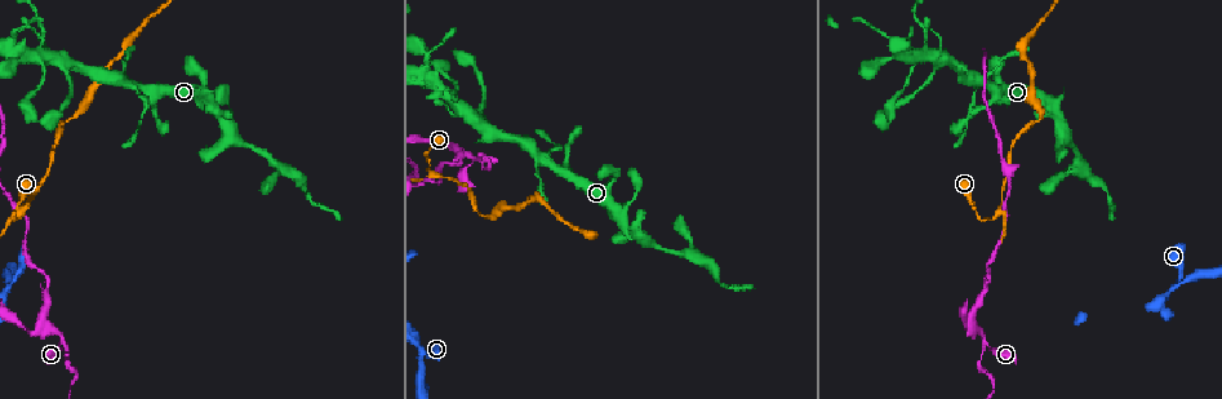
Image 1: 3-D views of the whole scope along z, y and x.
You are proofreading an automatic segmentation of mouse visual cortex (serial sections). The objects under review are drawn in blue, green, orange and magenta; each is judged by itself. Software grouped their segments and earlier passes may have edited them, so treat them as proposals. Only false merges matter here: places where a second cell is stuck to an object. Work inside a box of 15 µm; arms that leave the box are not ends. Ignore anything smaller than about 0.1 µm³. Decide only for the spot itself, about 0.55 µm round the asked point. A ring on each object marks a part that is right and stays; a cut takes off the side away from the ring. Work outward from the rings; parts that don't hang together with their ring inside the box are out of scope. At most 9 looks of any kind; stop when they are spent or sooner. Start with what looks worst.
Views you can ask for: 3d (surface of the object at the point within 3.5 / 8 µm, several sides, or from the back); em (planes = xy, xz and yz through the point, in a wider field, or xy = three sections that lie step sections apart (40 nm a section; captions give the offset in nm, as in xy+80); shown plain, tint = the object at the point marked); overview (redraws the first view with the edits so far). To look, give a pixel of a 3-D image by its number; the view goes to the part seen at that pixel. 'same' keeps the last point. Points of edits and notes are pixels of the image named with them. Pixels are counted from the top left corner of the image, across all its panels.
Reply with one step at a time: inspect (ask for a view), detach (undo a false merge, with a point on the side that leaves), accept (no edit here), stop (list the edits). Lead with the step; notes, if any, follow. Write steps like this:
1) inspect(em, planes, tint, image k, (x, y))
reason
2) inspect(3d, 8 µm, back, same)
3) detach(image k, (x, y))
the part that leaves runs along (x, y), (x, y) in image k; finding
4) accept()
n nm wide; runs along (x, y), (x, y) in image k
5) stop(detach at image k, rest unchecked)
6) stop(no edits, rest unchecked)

inspect(3d, 3.5 µm, image 1, (12, 219))
sharp bend

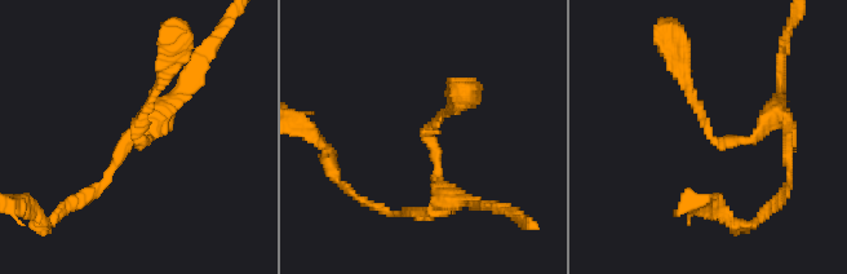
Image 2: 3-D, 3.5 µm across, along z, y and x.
inspect(em, xy, step 1, tint, image 2, (427, 136))

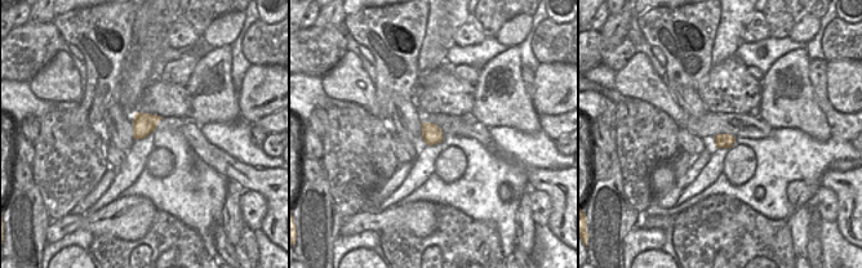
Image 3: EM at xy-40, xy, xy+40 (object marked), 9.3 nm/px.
accept()
runs along (678, 65), (714, 141), (752, 141), (775, 109) in image 2; continuous, no second cell

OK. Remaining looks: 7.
inspect(3d, 8 µm, image 1, (1179, 284))
three arms meet

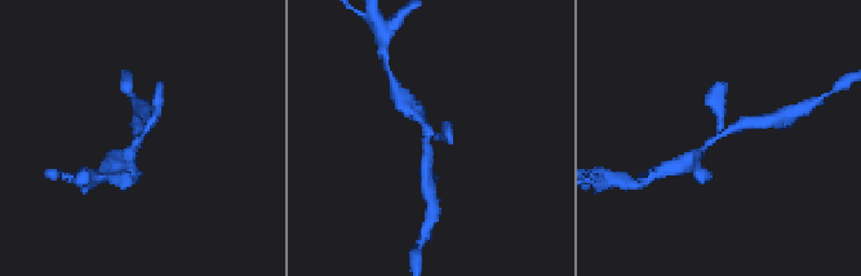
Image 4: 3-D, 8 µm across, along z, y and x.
inspect(3d, 3.5 µm, image 4, (431, 134))

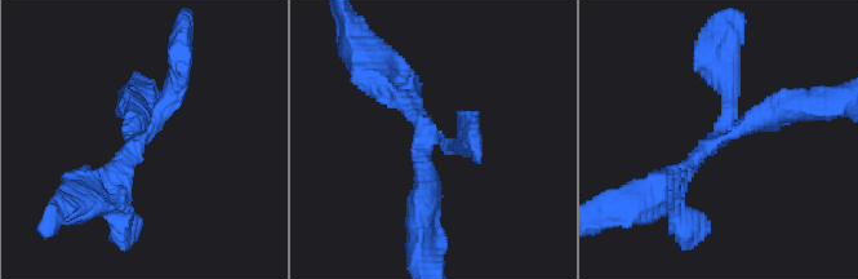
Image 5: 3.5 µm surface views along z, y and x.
inspect(em, xy, step 3, tint, image 5, (144, 140))
3 arms; arms of 200, 300, 300 nm

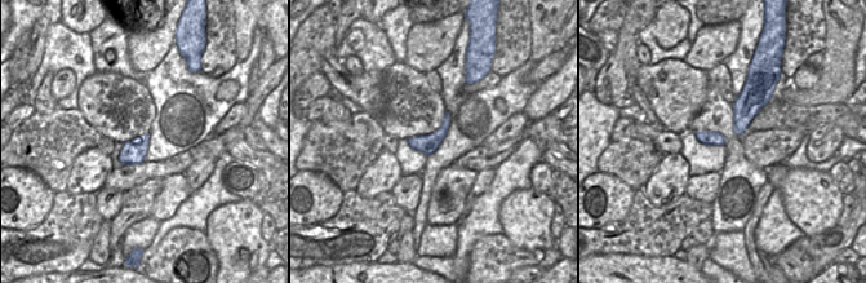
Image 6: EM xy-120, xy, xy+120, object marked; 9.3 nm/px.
accept()
runs along (468, 136), (421, 153), (421, 209) in image 5; continuous, no second cell

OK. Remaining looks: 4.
inspect(3d, 8 µm, image 1, (66, 355))
thin neck

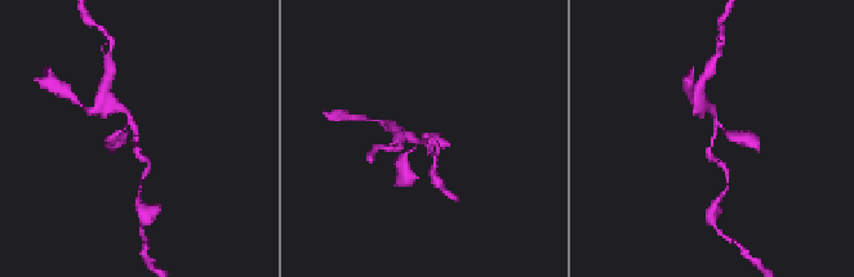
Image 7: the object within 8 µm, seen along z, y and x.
inspect(3d, 3.5 µm, image 7, (138, 137))

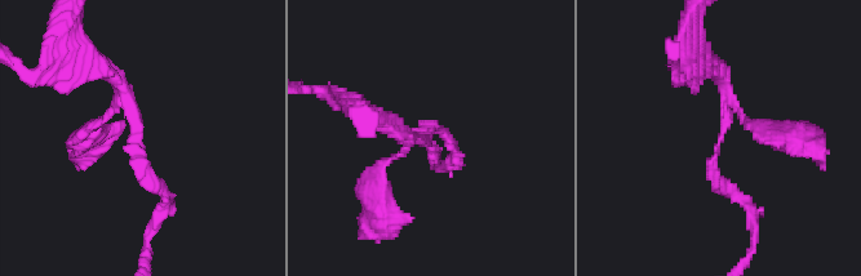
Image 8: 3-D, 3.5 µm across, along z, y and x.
accept()
runs along (100, 124), (120, 96), (132, 107), (163, 203) in image 8; all the same cell

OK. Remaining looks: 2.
inspect(3d, 3.5 µm, image 1, (1062, 128))
arms part here

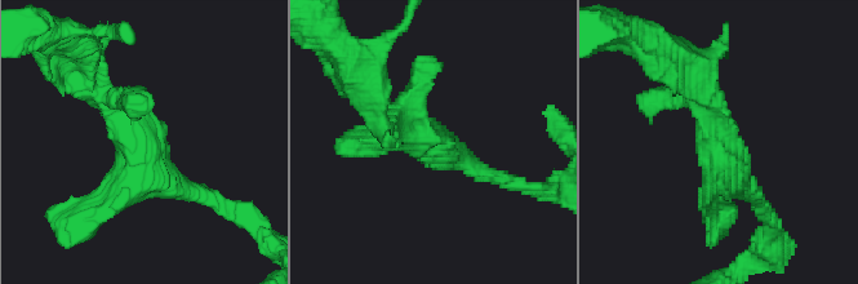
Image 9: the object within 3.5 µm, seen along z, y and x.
inspect(em, xy, step 1, tint, image 9, (142, 146))

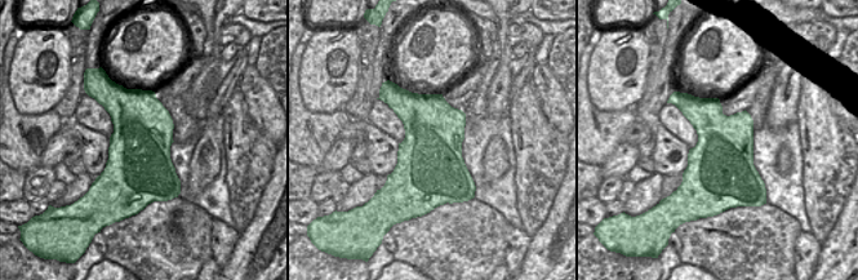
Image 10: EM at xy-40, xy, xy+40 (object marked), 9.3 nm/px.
accept()
one cell here

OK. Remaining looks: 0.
stop(no edits, rest unchecked)

